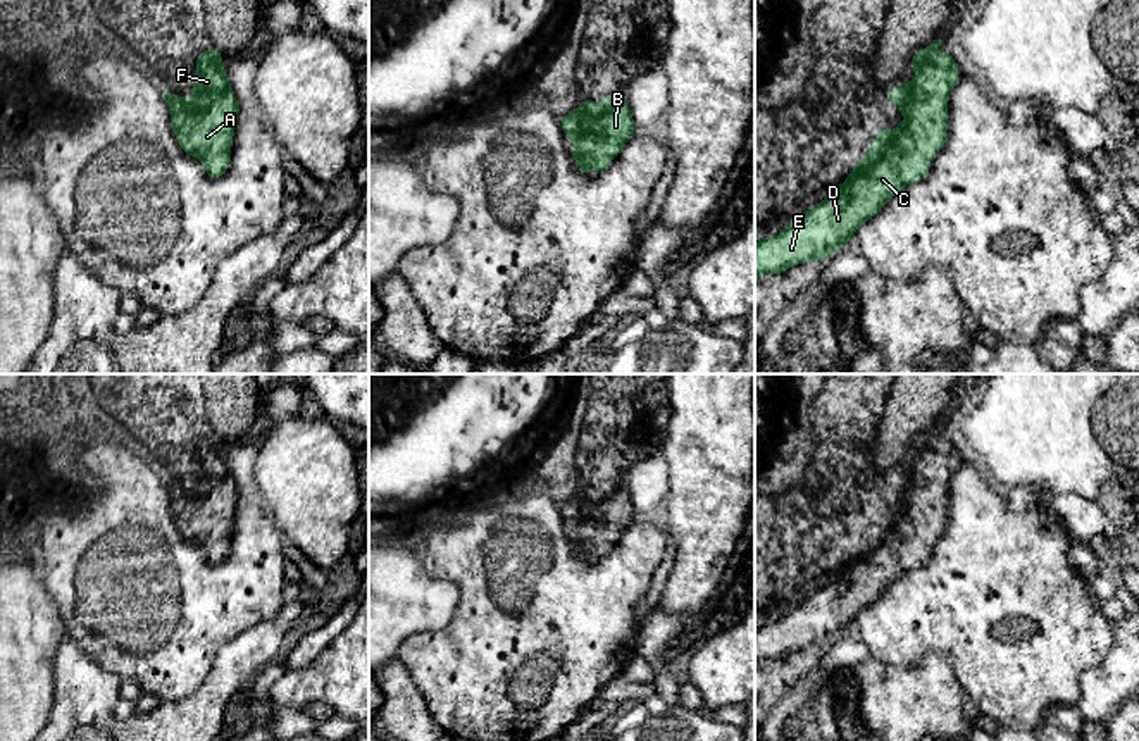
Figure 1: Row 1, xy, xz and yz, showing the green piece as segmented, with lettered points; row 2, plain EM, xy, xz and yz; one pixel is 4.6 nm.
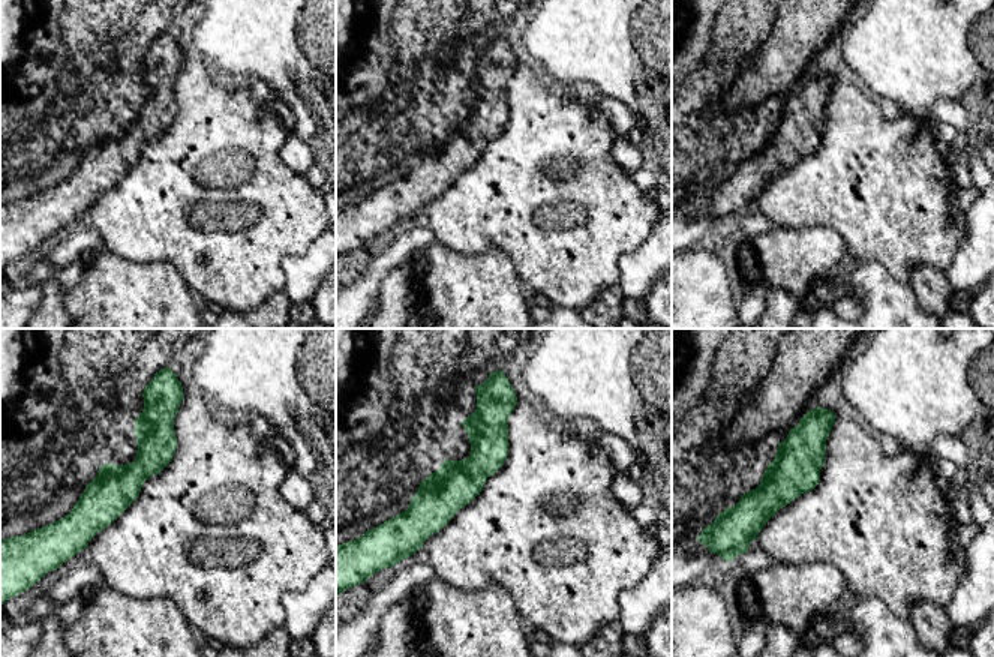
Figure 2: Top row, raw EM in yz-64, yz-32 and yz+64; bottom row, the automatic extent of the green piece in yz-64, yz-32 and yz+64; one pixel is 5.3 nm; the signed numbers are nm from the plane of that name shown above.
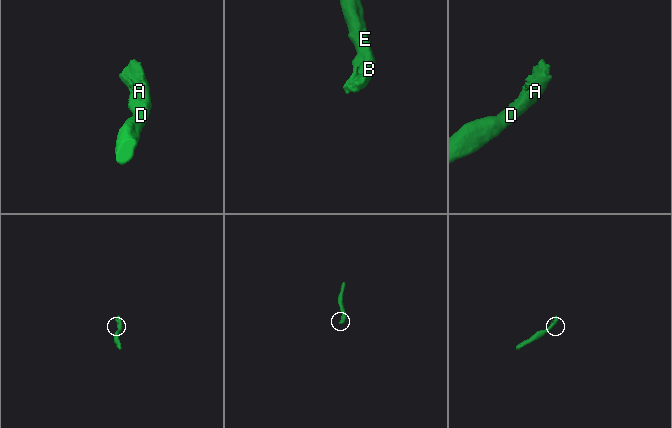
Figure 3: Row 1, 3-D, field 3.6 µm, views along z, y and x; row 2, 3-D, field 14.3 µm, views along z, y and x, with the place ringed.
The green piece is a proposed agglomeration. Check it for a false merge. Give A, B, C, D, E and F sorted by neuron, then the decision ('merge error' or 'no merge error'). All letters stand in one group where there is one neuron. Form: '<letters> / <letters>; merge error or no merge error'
A B C D E F; no merge error

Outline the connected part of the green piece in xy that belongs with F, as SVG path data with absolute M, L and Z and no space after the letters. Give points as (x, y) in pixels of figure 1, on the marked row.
M217 50L200 53L188 98L162 93L172 133L181 148L198 159L210 177L226 172L240 114L238 100Z

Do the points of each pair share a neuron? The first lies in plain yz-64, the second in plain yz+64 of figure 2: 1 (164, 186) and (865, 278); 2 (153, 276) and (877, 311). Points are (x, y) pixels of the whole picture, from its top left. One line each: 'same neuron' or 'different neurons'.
1: different neurons
2: different neurons

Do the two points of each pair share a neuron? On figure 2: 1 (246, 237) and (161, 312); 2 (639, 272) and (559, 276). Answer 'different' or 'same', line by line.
1: different
2: different

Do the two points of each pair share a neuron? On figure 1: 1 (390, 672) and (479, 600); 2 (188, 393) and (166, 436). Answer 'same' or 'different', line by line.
1: different
2: same

